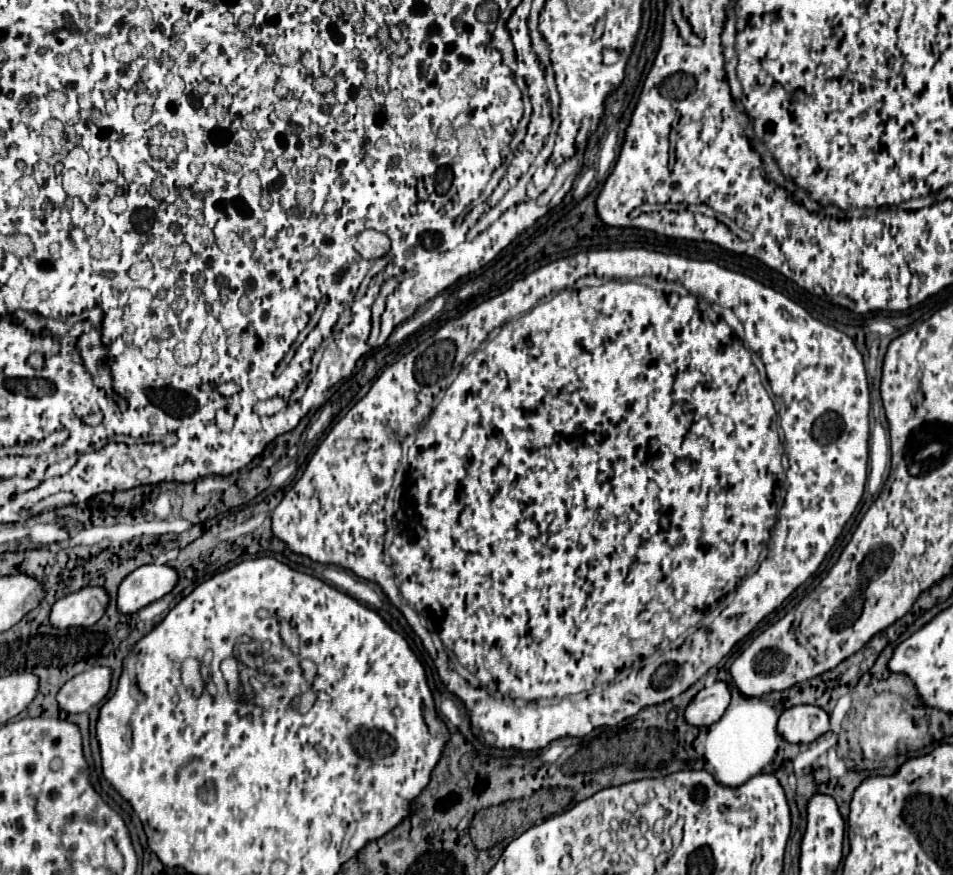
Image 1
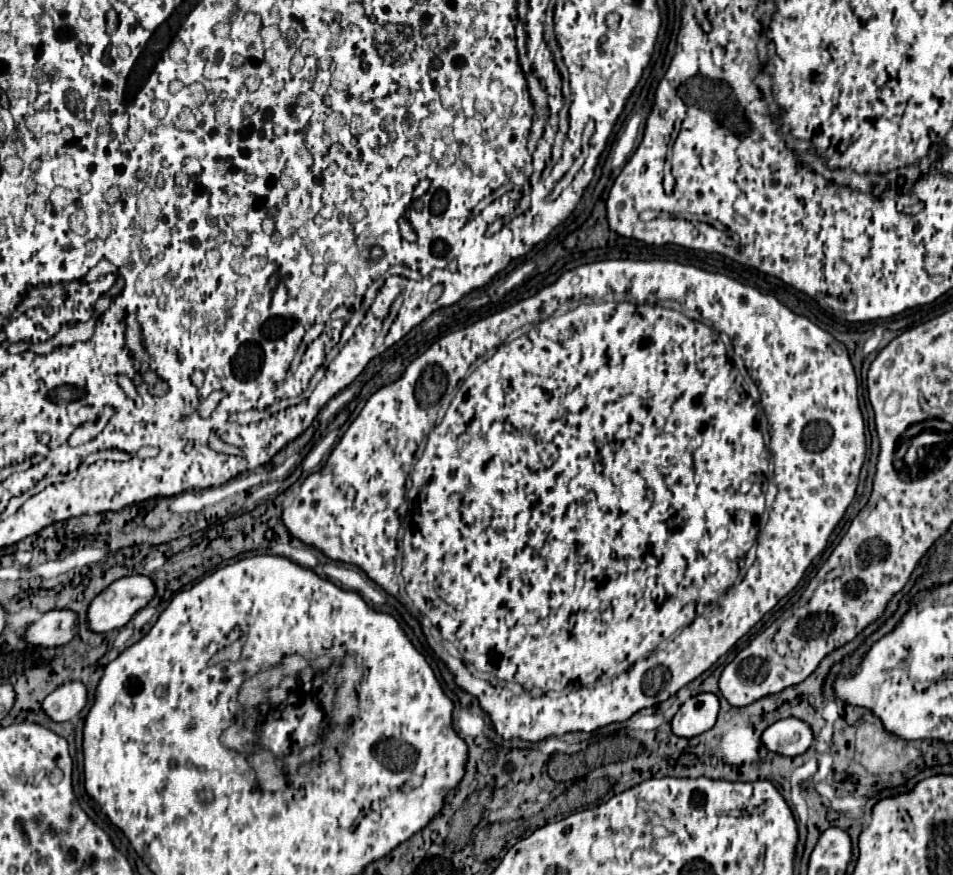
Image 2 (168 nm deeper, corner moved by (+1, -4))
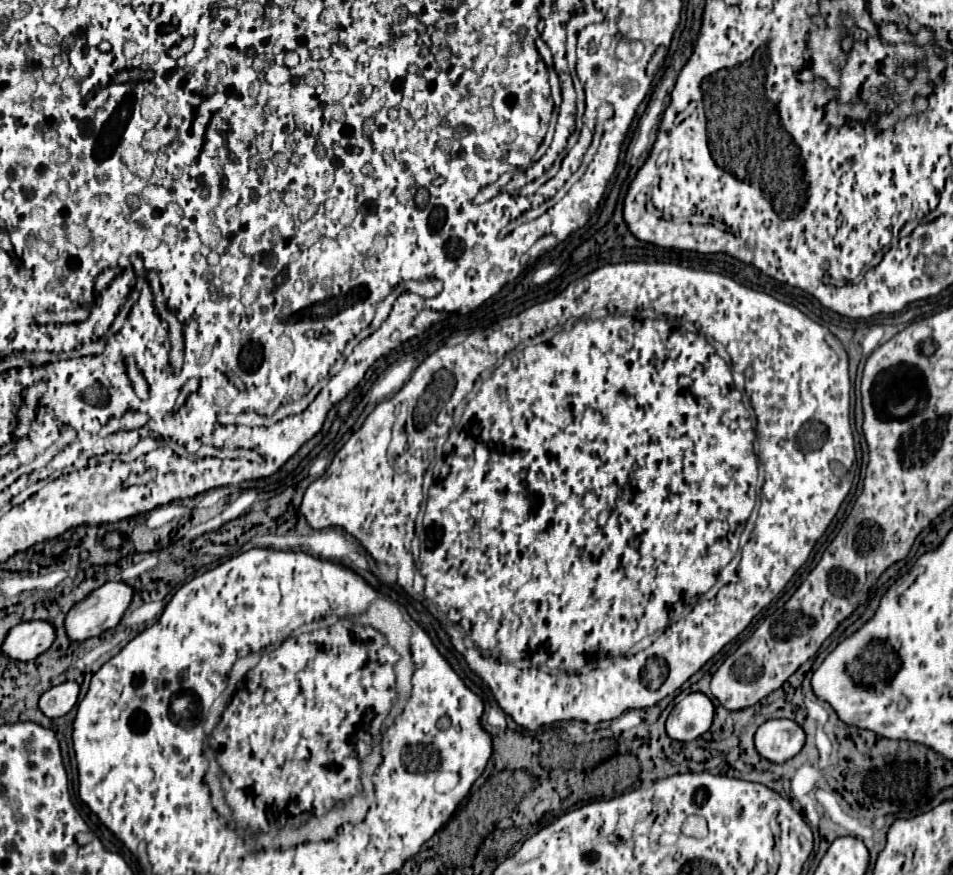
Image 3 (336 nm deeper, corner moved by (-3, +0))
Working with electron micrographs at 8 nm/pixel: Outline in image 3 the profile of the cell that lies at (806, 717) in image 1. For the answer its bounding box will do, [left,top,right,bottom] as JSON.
[755,719,805,763]

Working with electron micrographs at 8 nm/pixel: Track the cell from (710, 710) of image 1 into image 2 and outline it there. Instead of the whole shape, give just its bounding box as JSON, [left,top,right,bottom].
[671,693,719,737]

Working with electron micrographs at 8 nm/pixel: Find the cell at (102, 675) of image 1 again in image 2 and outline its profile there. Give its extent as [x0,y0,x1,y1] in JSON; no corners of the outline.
[43,681,87,721]

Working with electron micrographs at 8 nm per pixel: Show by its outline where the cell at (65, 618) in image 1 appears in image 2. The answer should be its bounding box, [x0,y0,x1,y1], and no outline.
[23,611,77,647]

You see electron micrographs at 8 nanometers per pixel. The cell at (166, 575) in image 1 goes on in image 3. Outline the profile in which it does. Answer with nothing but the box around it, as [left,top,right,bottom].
[65,581,133,641]

